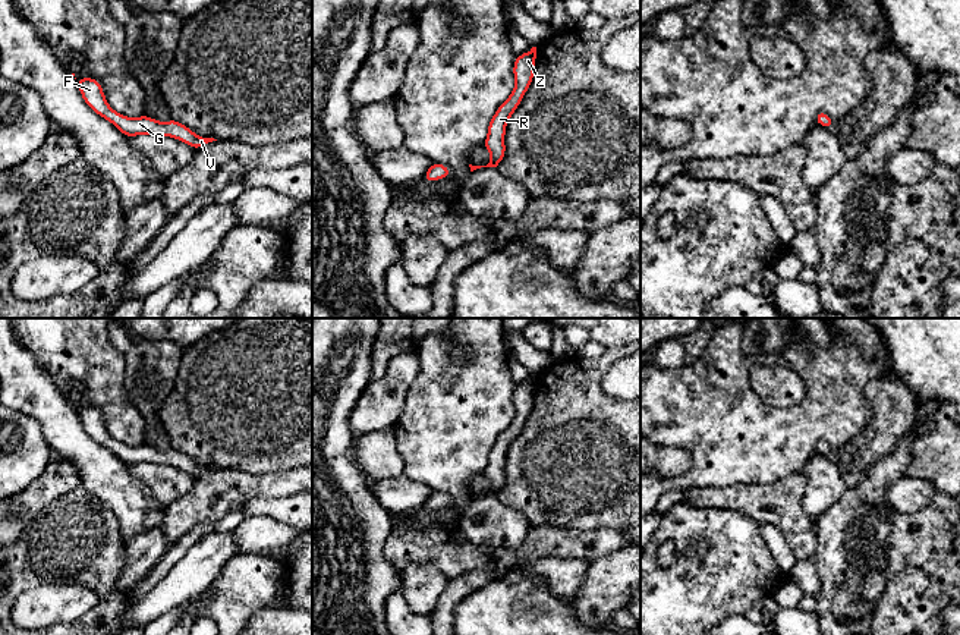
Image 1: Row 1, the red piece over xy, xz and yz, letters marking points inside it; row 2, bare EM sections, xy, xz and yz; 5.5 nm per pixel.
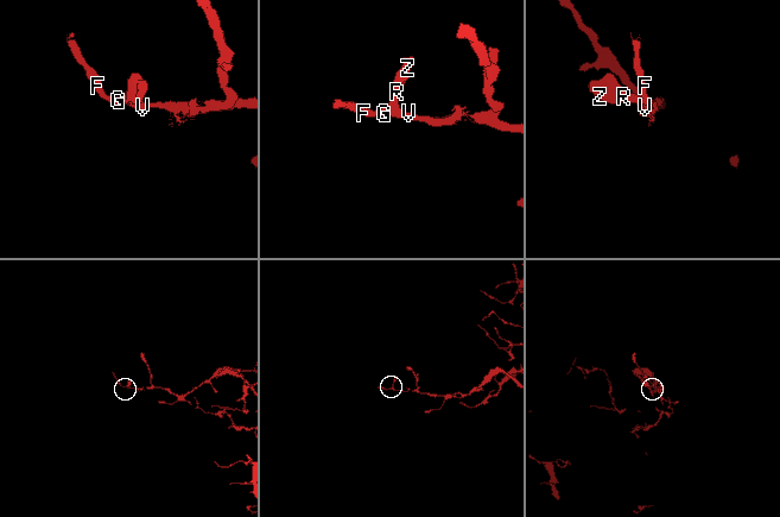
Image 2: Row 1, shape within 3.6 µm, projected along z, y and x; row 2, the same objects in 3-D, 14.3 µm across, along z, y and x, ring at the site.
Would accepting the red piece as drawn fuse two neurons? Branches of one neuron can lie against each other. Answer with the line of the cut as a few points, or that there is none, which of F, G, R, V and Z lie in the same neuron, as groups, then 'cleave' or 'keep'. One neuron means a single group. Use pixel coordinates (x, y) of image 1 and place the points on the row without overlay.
no cut; F G R V Z; keep

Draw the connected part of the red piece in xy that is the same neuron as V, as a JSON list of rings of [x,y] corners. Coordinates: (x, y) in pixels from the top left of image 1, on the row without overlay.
[[[79,406],[76,408],[81,424],[91,438],[94,438],[103,447],[111,450],[123,463],[128,466],[136,463],[155,463],[155,465],[171,465],[176,466],[193,478],[201,477],[202,474],[217,469],[214,466],[198,465],[188,455],[176,450],[174,447],[161,452],[155,447],[151,447],[145,443],[141,446],[126,446],[120,441],[116,441],[107,431],[101,412],[94,406]]]

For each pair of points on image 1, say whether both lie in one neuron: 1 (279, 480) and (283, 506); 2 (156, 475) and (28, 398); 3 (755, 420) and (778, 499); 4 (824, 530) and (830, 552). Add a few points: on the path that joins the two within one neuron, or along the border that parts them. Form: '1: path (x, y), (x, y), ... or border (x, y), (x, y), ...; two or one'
1: border (296, 493), (288, 497), (252, 499), (248, 503); two
2: border (128, 467), (151, 493); two
3: border (802, 470), (761, 484), (739, 483); two
4: path (830, 536), (830, 546); one

